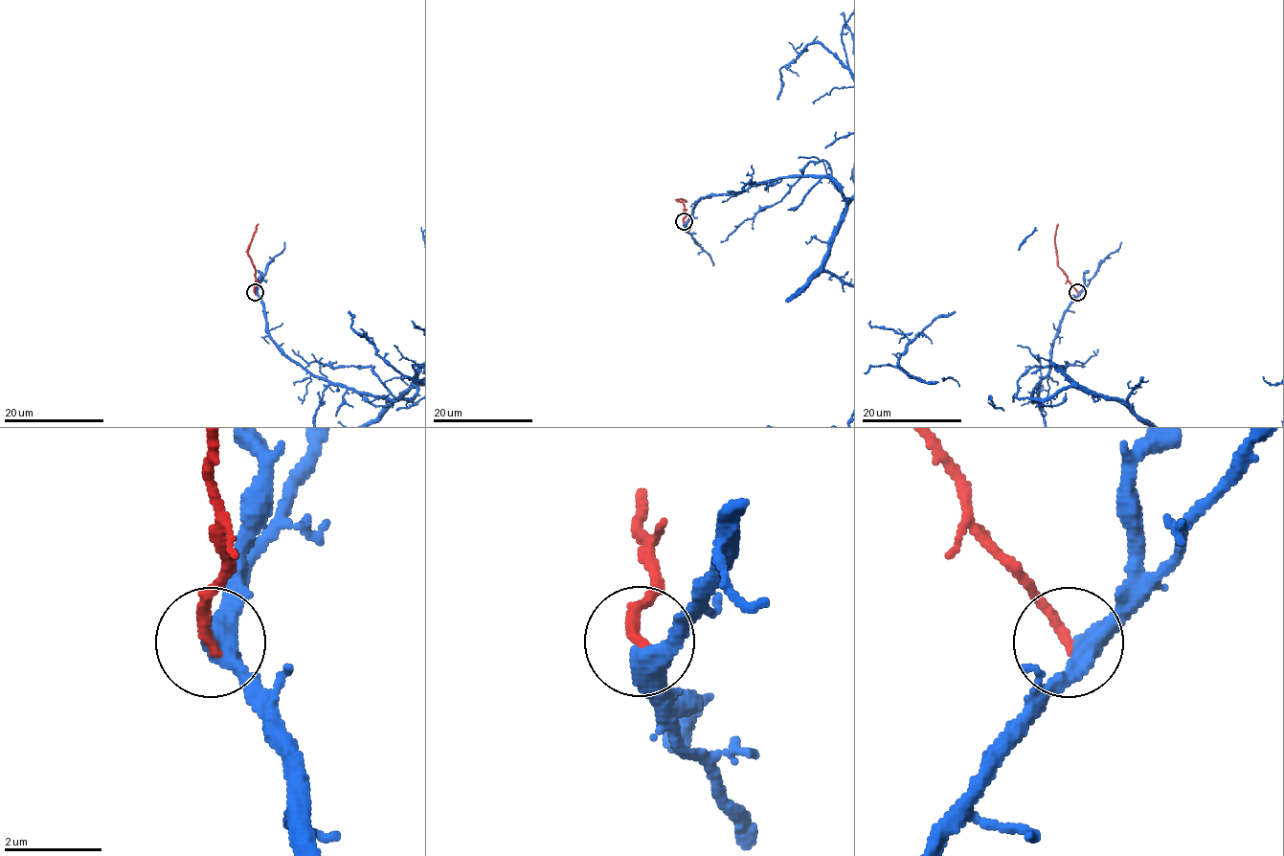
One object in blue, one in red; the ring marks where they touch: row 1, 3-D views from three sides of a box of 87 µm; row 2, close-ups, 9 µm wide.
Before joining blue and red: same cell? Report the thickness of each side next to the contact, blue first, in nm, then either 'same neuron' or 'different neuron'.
400 nm thick on the blue side, 220 nm on the other; same neuron

